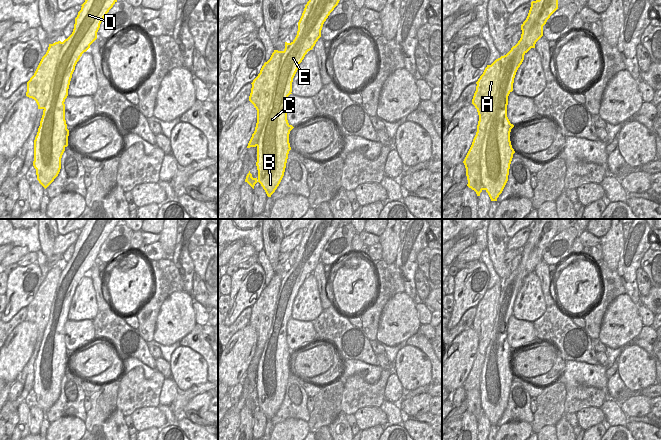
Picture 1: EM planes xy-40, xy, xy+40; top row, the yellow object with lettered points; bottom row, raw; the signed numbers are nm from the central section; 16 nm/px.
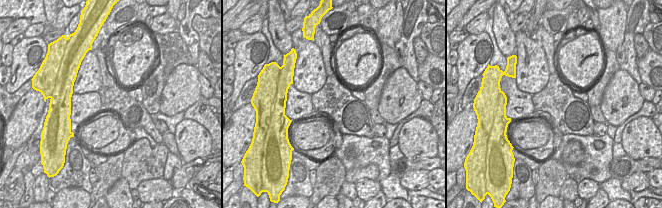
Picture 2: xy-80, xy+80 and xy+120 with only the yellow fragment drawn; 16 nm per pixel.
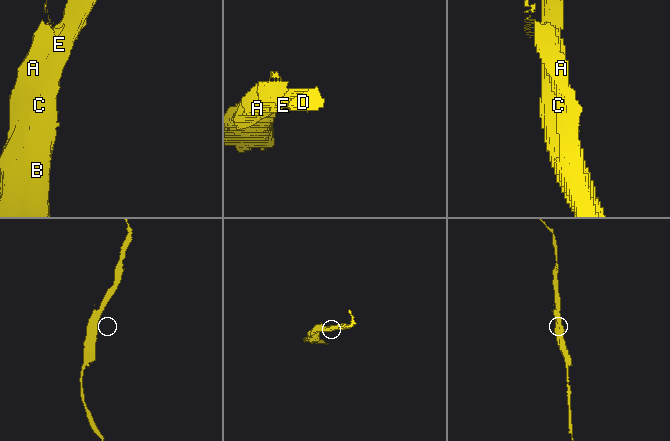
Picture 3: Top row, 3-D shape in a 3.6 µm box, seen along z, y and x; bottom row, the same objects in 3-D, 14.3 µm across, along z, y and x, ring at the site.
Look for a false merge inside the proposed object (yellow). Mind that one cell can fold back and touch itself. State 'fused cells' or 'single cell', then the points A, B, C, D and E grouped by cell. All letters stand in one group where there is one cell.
fused cells; groups A / B C D E

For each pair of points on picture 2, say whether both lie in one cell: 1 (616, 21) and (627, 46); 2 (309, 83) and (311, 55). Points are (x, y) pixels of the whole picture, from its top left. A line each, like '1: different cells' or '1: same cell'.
1: different cells
2: same cell

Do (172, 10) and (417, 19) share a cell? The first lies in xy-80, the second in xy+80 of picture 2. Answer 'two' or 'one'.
two

